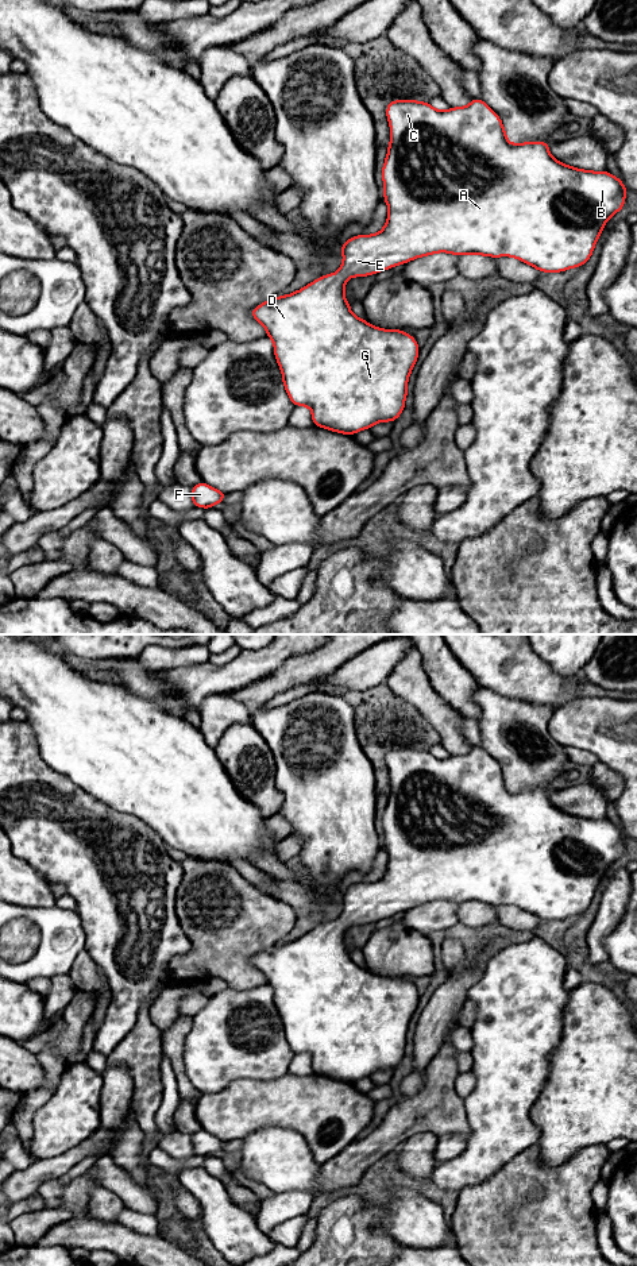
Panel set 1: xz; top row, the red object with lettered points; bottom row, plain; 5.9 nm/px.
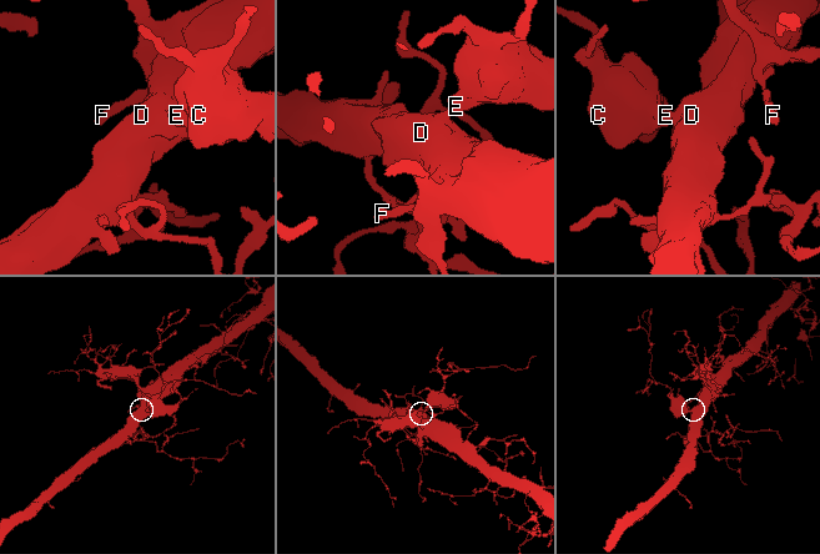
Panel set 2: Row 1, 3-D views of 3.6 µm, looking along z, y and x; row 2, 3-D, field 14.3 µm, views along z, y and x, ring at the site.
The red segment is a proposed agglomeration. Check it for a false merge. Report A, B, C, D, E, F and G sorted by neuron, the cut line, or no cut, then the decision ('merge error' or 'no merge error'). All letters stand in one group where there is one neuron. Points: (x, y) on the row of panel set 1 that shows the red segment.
groups A B C D E F G; cut none; no merge error

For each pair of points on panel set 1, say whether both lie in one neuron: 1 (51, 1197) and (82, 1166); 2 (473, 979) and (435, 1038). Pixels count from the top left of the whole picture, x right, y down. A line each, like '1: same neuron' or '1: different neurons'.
1: same neuron
2: same neuron

